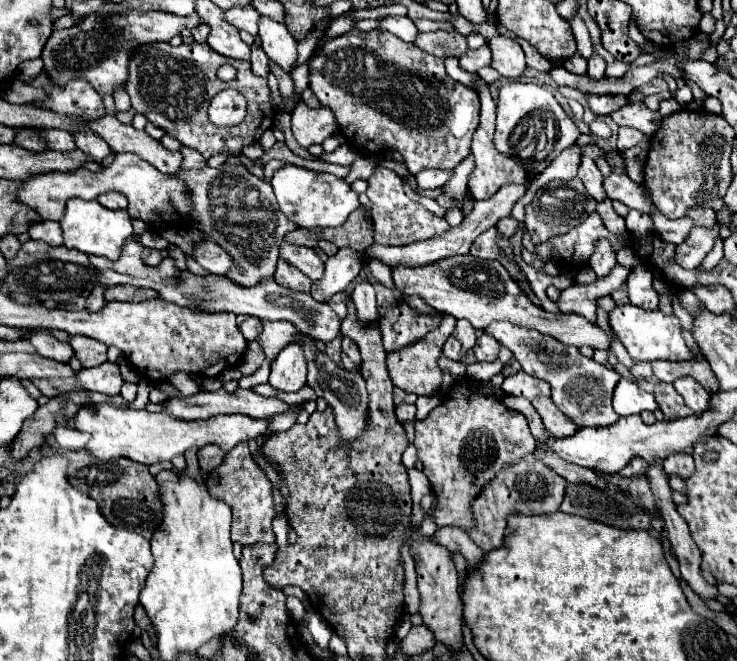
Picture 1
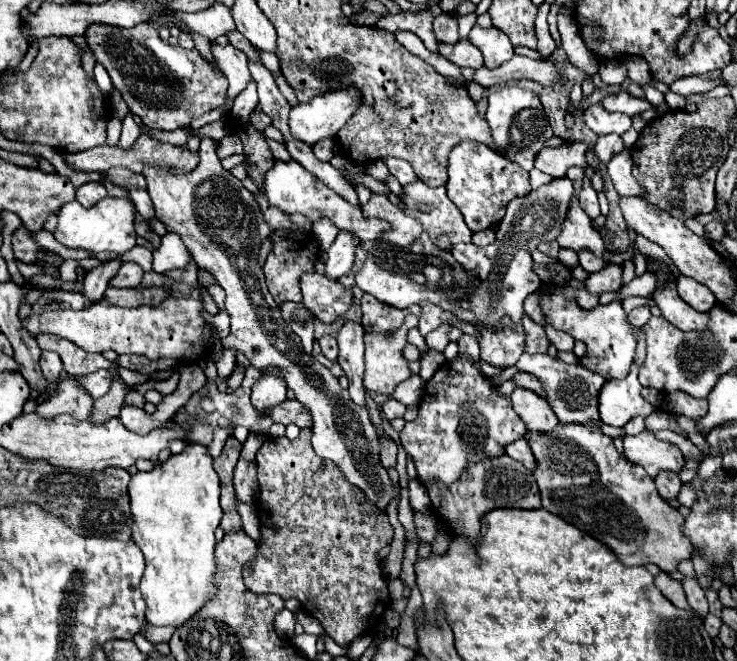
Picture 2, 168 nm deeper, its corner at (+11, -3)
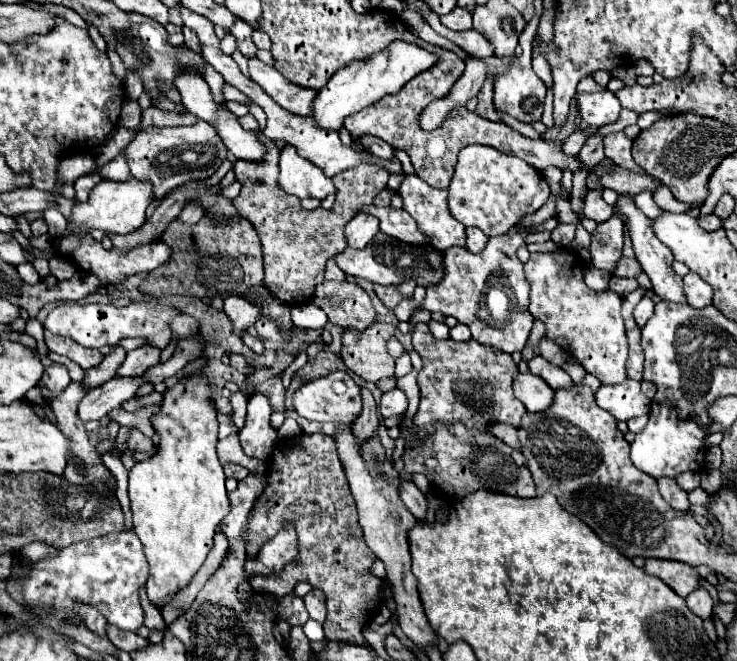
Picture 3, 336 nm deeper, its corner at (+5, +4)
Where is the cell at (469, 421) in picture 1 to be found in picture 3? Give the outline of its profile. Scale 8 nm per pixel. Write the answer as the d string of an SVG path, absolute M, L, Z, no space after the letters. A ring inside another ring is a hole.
M422 322L412 332L412 344L424 362L424 370L418 374L420 408L414 416L414 424L422 432L432 436L436 432L434 424L452 426L458 422L470 430L476 428L482 432L488 432L488 428L496 422L506 422L518 428L526 408L512 394L512 380L518 366L512 362L510 354L498 352L496 348L486 348L474 338L466 342L440 342Z

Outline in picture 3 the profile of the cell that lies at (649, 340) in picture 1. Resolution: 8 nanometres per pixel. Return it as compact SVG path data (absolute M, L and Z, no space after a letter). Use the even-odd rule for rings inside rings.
M566 248L554 254L532 254L524 268L532 288L528 310L546 324L546 338L554 340L568 354L574 354L602 384L622 382L628 360L628 338L620 314L622 298L612 290L590 290L584 284L578 254Z

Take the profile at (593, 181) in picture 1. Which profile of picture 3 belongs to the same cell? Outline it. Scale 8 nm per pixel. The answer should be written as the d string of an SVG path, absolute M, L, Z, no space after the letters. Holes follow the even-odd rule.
M590 190L586 194L586 206L584 206L584 216L586 218L592 218L596 222L604 222L612 216L612 206L608 206L604 200L602 200L602 194L598 190Z

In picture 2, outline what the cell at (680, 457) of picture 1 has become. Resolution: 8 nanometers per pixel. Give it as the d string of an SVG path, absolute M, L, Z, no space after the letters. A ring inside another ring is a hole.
M660 471L660 475L654 479L654 483L656 483L656 489L658 489L658 493L660 493L660 497L664 501L676 499L676 495L678 495L678 491L682 487L680 477L676 473L672 473L672 471Z

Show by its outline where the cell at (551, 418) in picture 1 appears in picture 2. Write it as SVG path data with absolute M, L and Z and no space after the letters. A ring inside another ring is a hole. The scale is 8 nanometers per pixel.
M516 387L512 397L512 407L526 423L528 431L552 431L558 425L556 413L548 407L548 401L534 391Z

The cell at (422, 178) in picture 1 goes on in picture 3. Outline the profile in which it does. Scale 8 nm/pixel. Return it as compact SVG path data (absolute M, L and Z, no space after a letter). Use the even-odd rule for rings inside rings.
M362 136L362 140L360 140L360 144L370 152L370 154L374 154L376 158L380 158L380 160L394 160L396 158L396 150L390 146L390 144L386 144L384 140L378 140L378 138L372 138L372 136Z

